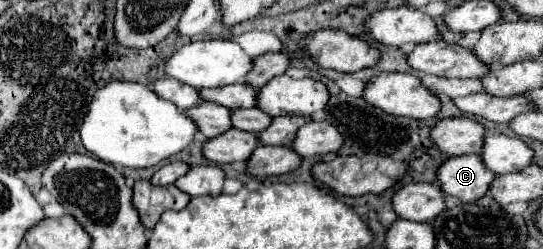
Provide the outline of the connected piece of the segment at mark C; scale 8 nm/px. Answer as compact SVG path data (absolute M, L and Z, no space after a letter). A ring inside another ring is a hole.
M465 154L447 158L441 164L441 170L437 170L437 180L447 196L475 202L489 194L495 174L483 164L481 156Z

